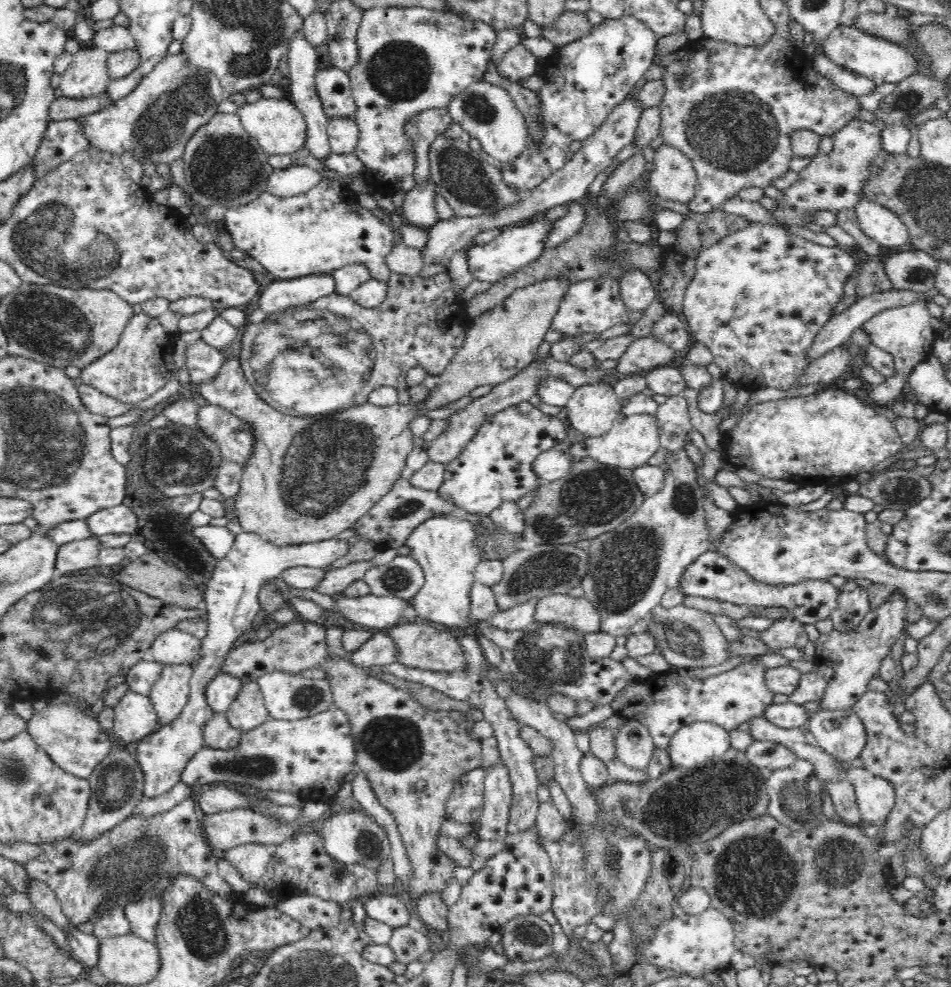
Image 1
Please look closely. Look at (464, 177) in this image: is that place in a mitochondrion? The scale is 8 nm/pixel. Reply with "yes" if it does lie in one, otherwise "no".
yes

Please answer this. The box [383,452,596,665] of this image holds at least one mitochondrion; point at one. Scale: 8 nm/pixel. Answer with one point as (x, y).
(558, 569)

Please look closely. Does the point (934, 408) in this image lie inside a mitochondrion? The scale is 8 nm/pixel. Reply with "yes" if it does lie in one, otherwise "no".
no

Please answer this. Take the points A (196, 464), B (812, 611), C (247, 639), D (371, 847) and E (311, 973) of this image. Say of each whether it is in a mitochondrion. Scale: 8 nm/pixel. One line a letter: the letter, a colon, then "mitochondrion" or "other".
A: mitochondrion
B: other
C: other
D: mitochondrion
E: mitochondrion

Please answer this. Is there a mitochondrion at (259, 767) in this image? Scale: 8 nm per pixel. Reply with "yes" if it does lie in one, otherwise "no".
yes

